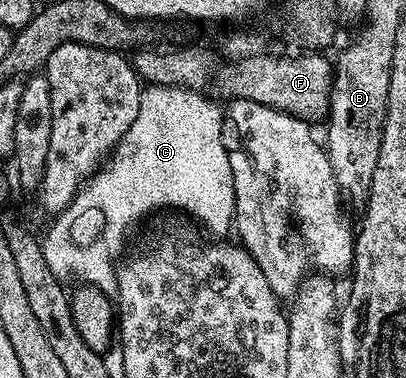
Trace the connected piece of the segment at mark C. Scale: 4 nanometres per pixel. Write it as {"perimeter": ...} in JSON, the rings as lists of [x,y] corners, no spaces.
{"perimeter":[[[150,85],[143,90],[140,113],[136,113],[136,121],[132,121],[128,133],[124,133],[105,166],[51,222],[54,224],[47,229],[46,239],[44,235],[41,240],[44,261],[48,261],[48,269],[52,269],[54,275],[82,275],[83,284],[109,292],[116,283],[116,264],[123,254],[126,234],[149,211],[154,211],[157,207],[179,207],[180,210],[195,215],[214,234],[211,236],[226,237],[229,236],[226,235],[229,231],[231,234],[234,227],[234,182],[222,140],[224,111],[217,105],[219,106],[213,98],[207,97],[203,92],[189,91],[186,87]]]}

